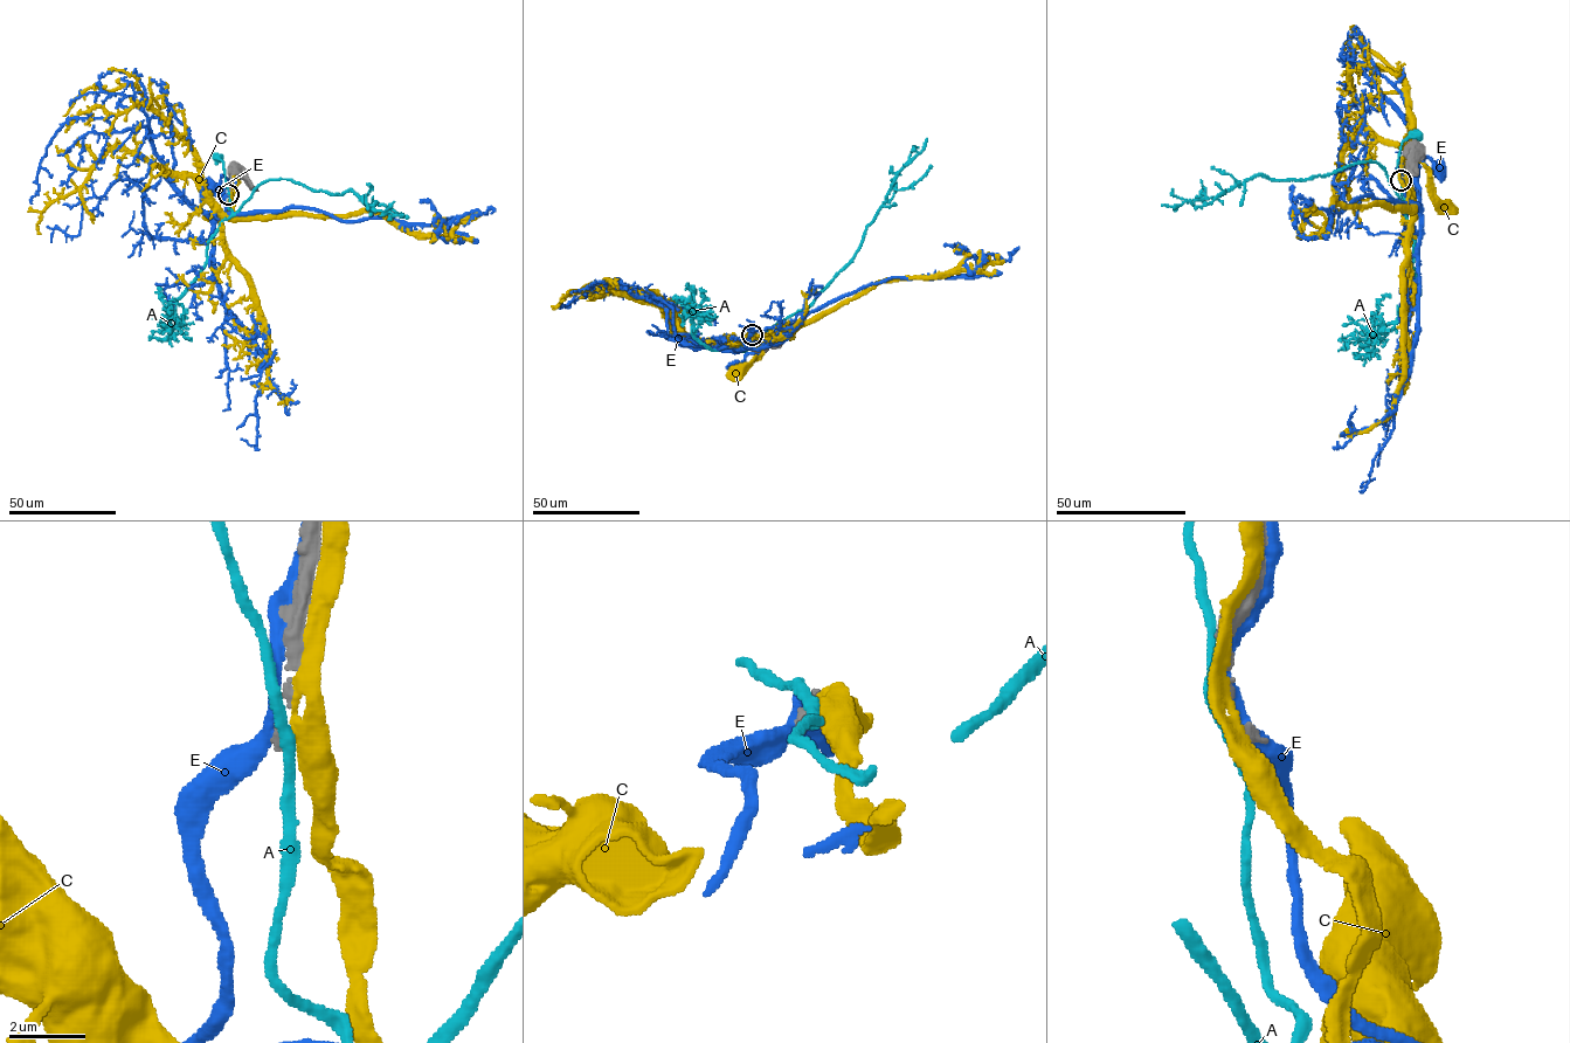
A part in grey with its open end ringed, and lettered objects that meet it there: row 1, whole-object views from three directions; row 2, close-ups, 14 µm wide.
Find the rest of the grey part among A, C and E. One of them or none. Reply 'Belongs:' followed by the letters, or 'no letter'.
Belongs: no letter

